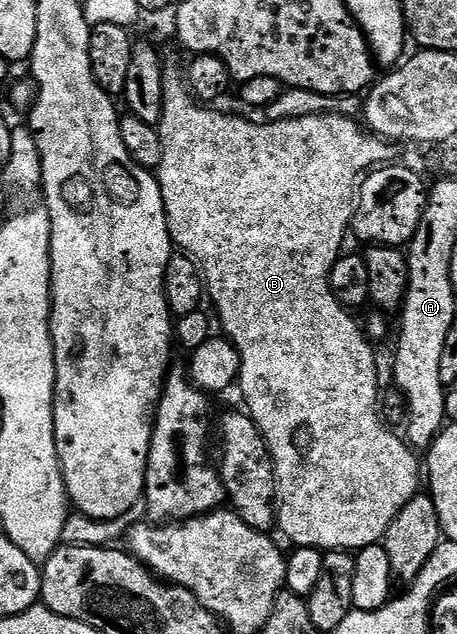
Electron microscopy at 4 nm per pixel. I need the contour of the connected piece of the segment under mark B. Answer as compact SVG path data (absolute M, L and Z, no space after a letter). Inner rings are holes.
M171 67L165 69L165 82L163 83L163 111L161 112L161 120L159 122L159 132L161 134L161 142L163 143L163 159L161 165L155 170L157 181L161 185L161 194L163 195L163 203L165 204L165 214L167 215L167 223L169 224L169 234L173 237L173 244L180 252L190 256L197 262L205 282L208 300L213 300L213 305L217 308L217 317L221 320L224 336L232 341L234 347L239 351L239 359L241 360L241 375L239 378L239 390L245 396L244 408L247 410L248 416L252 417L257 429L263 435L265 445L269 449L269 454L273 456L273 476L277 479L277 520L276 528L282 529L287 536L294 542L294 546L300 547L306 545L312 549L320 549L322 551L360 551L368 547L368 545L376 545L382 540L387 531L387 527L391 527L393 520L399 515L399 511L403 511L403 507L407 507L407 503L411 503L411 499L417 496L423 485L423 465L417 462L418 454L415 452L412 445L405 440L400 432L394 431L390 426L386 425L379 412L379 388L377 389L377 357L373 354L374 342L367 336L366 330L357 326L357 321L352 312L337 302L335 295L329 286L329 276L331 275L331 267L336 263L338 257L342 256L343 248L341 244L345 241L345 236L348 238L351 233L351 222L353 220L353 206L355 204L355 190L358 188L359 182L364 178L365 174L370 172L374 167L380 167L386 163L392 162L394 146L390 144L384 137L377 136L376 133L369 132L368 128L362 127L354 118L344 117L338 113L320 113L311 114L309 117L292 118L290 121L270 121L260 125L257 121L244 121L241 117L232 117L229 113L220 113L220 108L210 107L208 104L202 103L193 96L192 92L187 88L186 82L176 73Z

